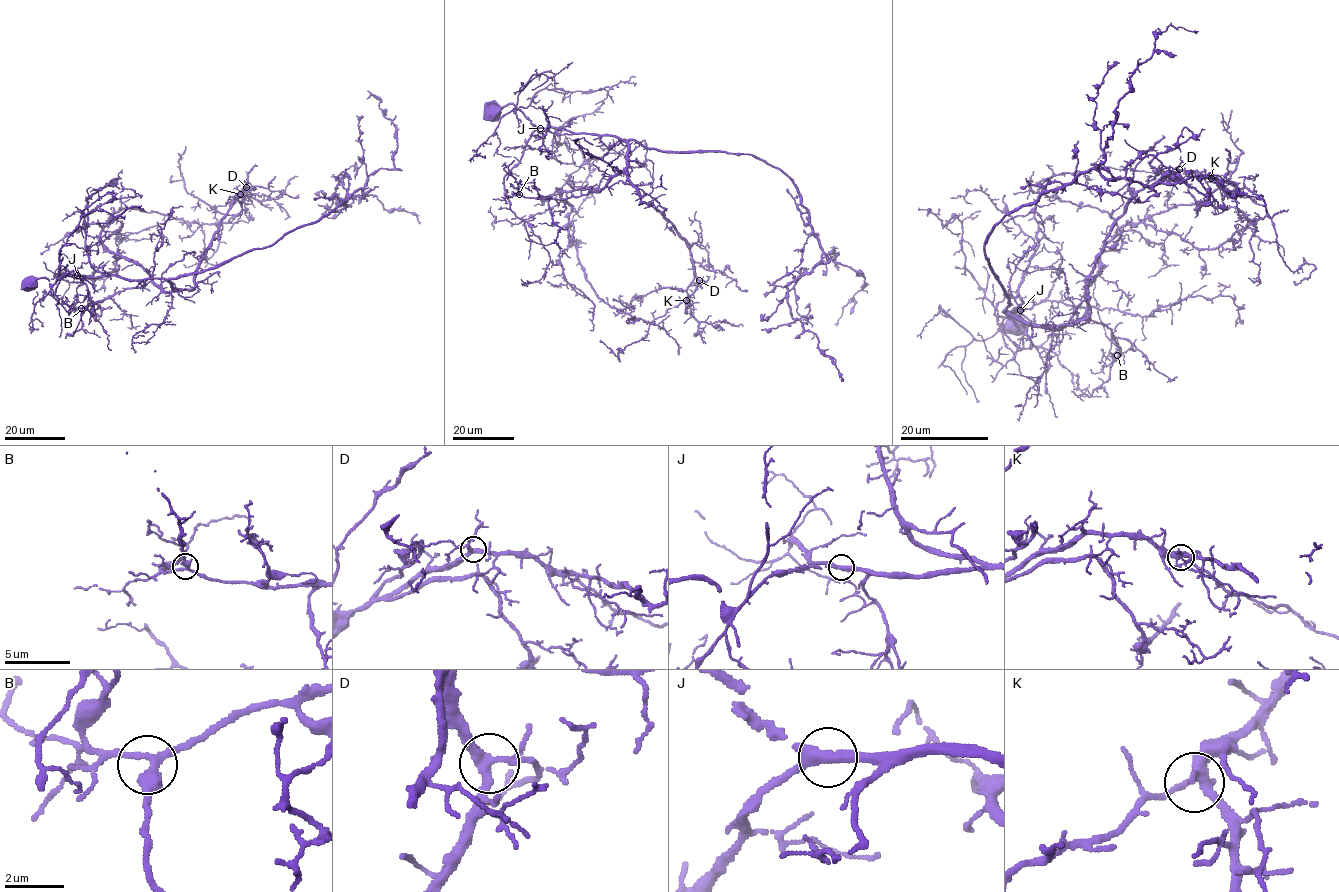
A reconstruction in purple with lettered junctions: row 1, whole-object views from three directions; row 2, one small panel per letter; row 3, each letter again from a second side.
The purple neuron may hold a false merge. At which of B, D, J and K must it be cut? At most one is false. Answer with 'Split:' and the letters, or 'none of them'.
Split: none of them

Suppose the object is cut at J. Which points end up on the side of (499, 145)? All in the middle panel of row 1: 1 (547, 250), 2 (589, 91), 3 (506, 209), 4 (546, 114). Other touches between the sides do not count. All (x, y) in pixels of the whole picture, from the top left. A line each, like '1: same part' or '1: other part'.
1: same part
2: same part
3: same part
4: other part

